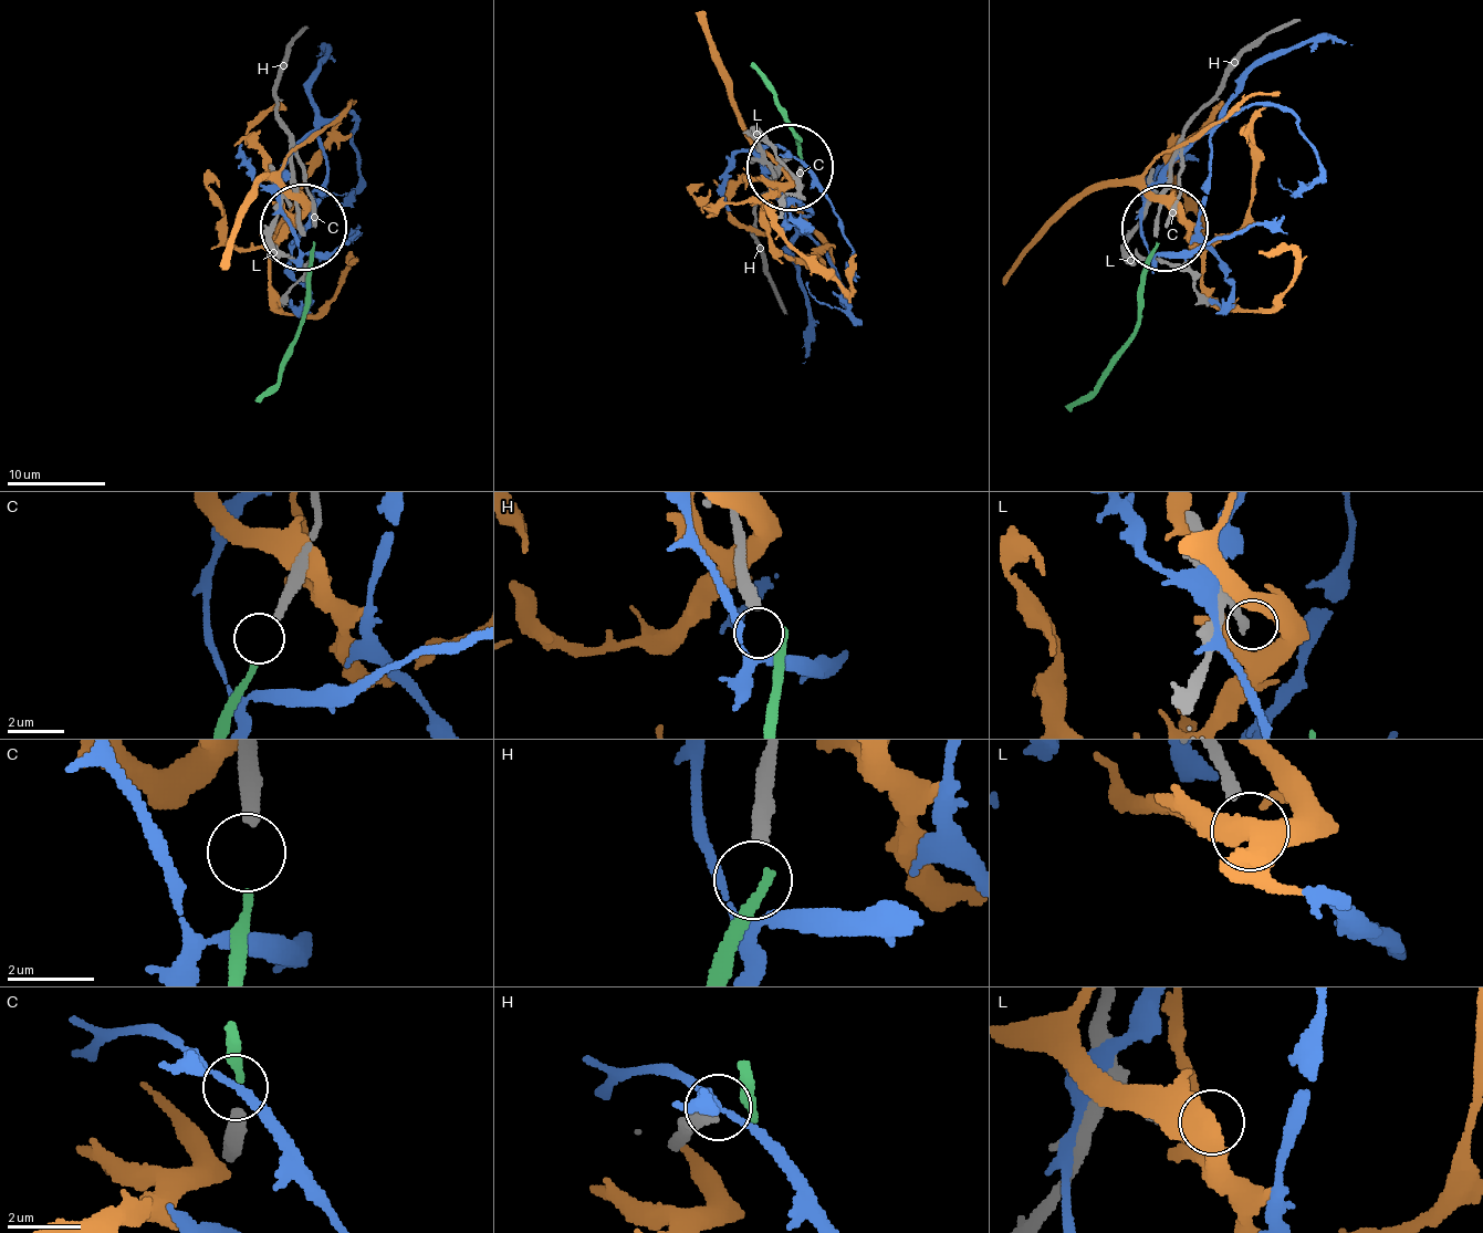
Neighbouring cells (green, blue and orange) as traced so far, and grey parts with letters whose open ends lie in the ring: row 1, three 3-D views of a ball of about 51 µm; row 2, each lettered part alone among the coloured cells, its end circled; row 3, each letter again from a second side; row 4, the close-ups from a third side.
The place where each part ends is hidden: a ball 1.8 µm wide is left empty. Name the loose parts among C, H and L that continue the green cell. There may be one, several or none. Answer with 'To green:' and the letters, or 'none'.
To green: C

